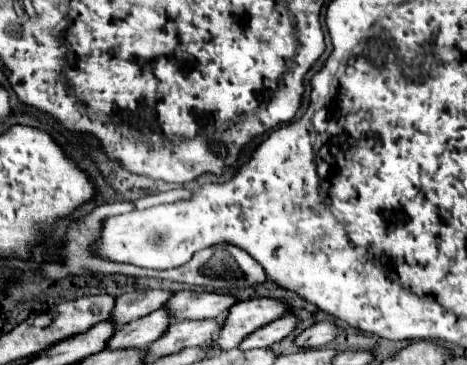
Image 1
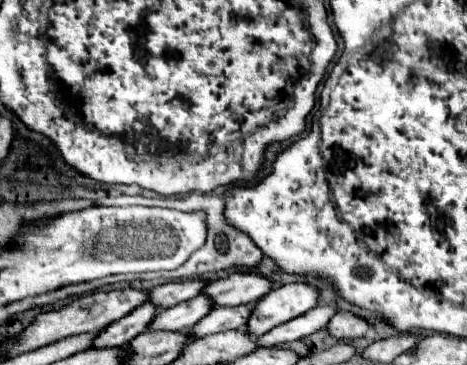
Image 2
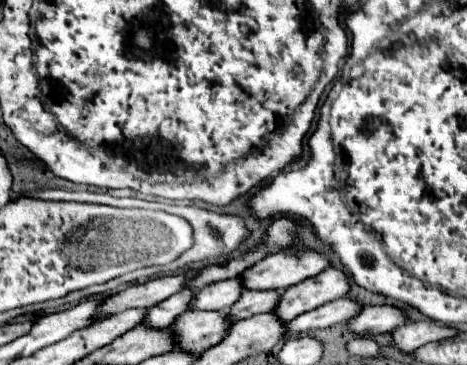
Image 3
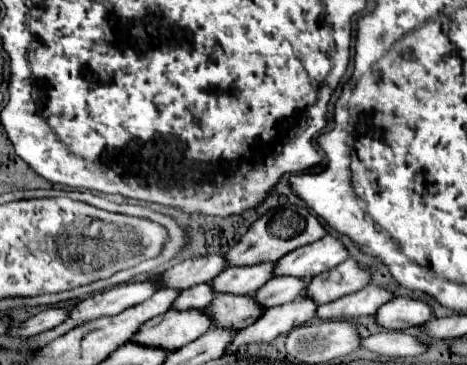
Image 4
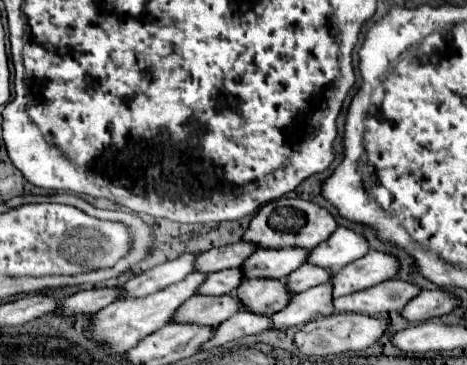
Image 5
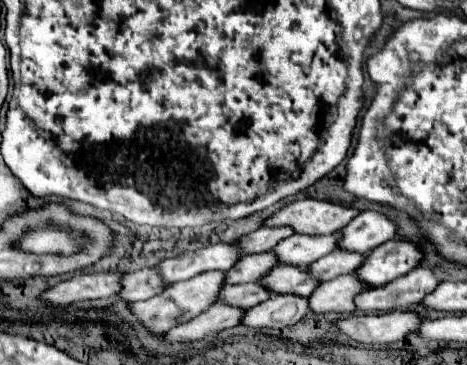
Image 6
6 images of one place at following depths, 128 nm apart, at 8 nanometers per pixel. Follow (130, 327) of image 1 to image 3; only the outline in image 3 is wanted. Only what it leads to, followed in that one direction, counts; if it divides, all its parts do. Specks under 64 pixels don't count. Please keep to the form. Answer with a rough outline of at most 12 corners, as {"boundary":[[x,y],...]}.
{"boundary":[[240,276],[200,288],[190,308],[228,310],[244,292]]}

